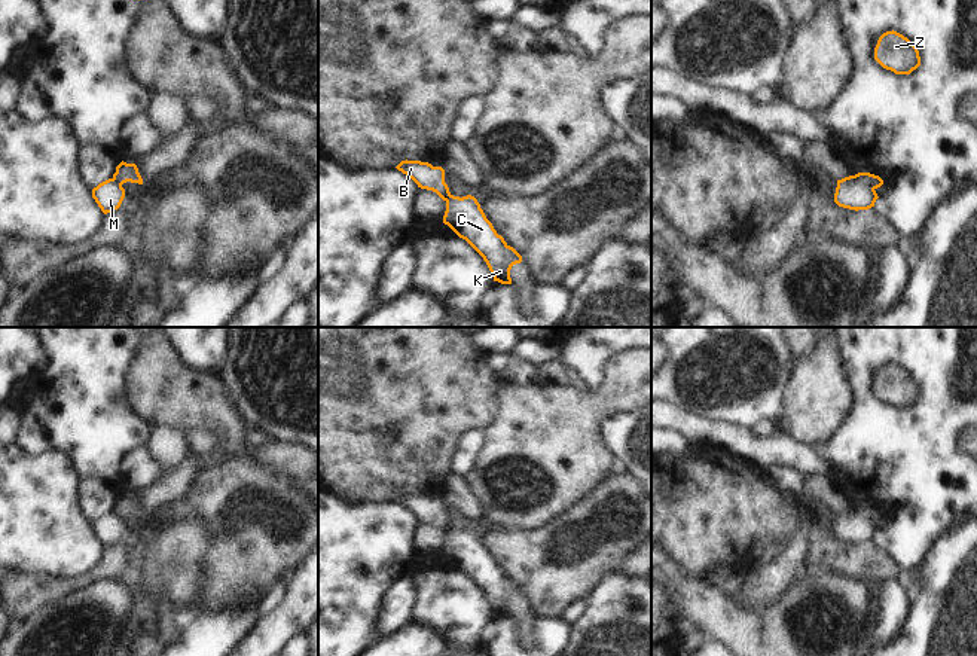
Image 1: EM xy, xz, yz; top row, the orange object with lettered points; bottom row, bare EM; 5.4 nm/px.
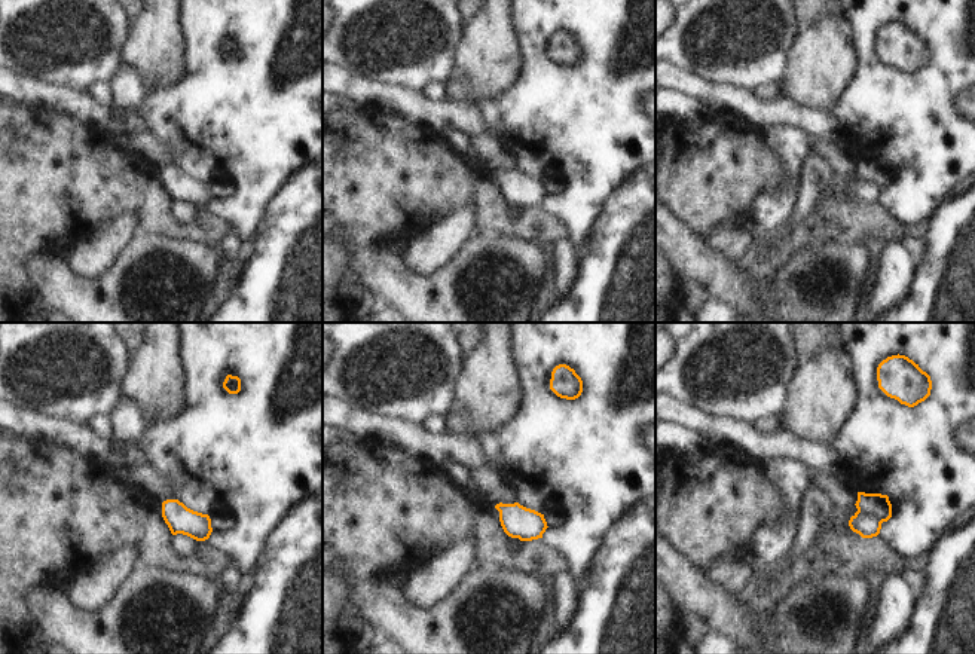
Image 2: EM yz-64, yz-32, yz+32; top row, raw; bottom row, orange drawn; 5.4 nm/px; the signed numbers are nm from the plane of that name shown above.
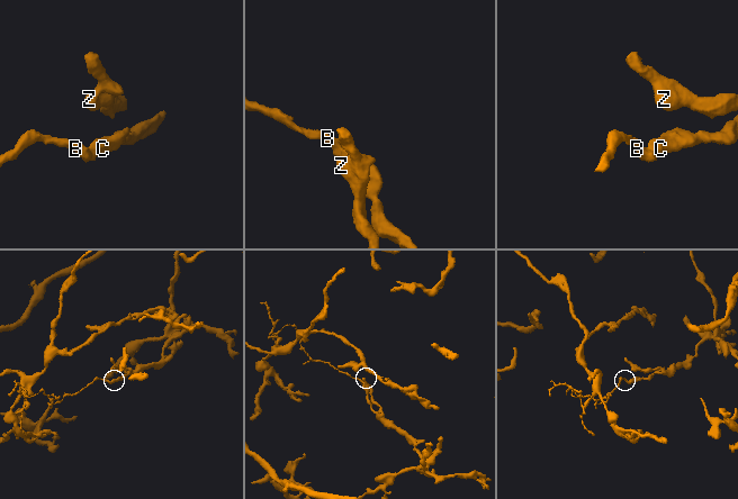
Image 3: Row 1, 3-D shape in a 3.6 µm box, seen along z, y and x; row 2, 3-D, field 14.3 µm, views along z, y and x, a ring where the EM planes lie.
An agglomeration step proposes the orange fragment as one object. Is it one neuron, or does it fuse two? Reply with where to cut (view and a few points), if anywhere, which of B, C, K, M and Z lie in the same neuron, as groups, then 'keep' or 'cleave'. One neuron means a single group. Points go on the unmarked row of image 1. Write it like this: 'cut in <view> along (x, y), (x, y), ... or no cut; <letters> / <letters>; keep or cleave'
cut in yz along (852, 509), (864, 513), (873, 522); B M / C K Z; cleave

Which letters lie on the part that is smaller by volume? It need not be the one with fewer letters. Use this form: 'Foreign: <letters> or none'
Foreign: B, M

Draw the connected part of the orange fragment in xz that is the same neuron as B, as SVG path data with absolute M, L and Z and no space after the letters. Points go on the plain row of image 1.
M406 492L396 501L410 510L418 521L436 525L443 534L451 530L449 521L445 516L445 503L442 500L433 500L428 495Z

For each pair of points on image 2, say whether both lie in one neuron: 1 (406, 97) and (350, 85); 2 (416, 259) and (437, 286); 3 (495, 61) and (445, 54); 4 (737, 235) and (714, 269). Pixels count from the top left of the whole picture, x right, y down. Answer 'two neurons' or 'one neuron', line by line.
1: one neuron
2: two neurons
3: two neurons
4: two neurons

